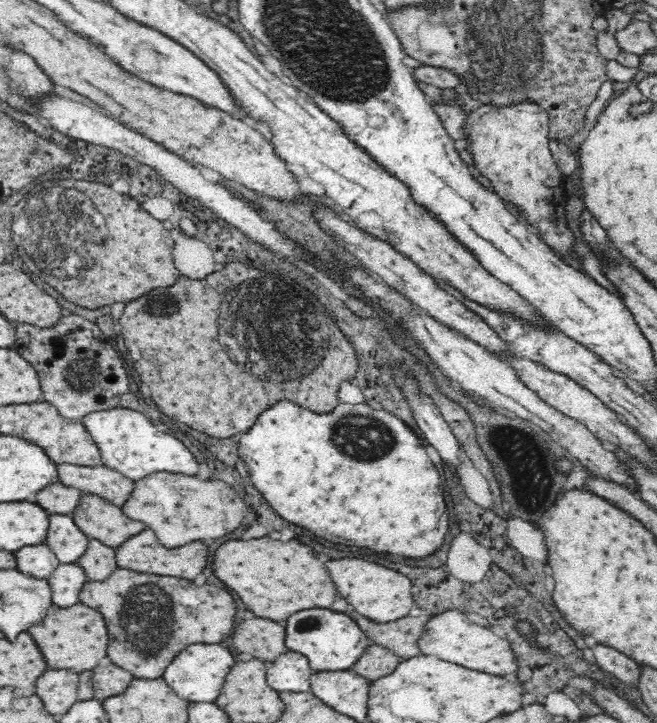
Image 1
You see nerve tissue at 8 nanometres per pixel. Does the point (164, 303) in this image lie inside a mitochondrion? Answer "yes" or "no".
yes

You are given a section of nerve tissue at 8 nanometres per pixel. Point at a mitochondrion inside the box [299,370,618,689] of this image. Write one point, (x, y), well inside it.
(362, 437)

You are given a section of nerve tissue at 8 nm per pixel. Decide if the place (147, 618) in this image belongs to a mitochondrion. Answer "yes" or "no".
yes

